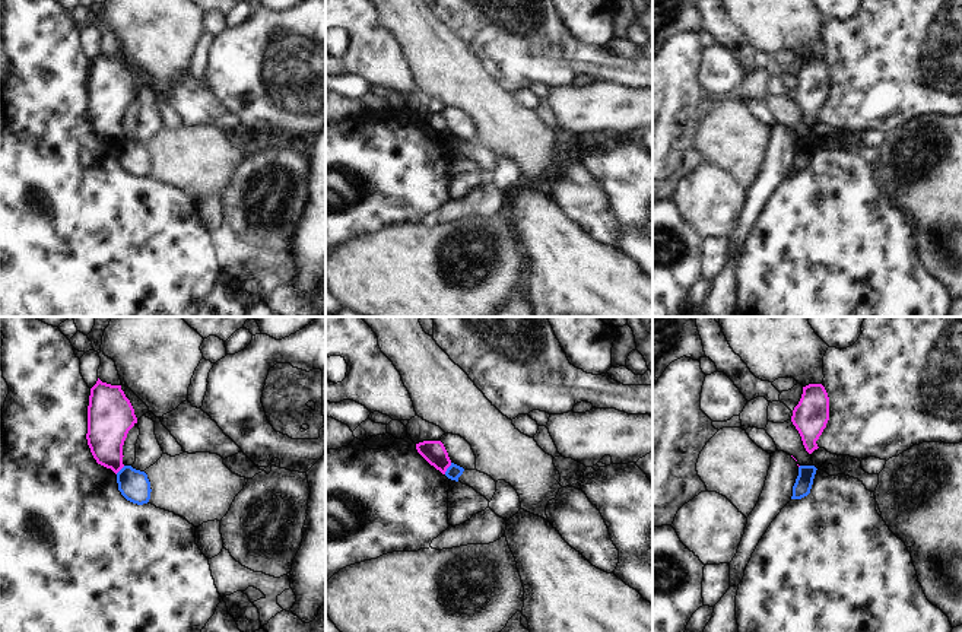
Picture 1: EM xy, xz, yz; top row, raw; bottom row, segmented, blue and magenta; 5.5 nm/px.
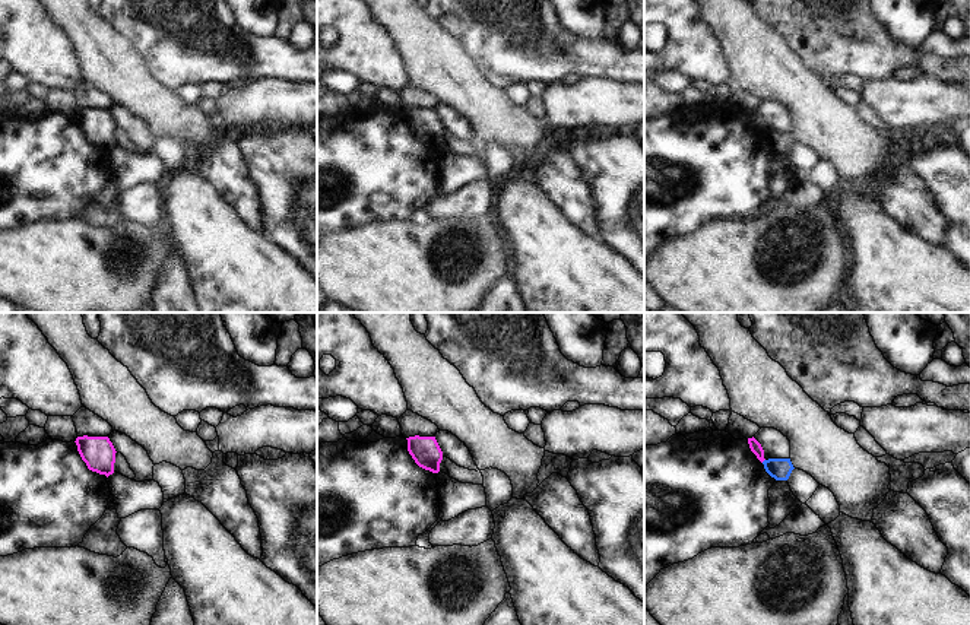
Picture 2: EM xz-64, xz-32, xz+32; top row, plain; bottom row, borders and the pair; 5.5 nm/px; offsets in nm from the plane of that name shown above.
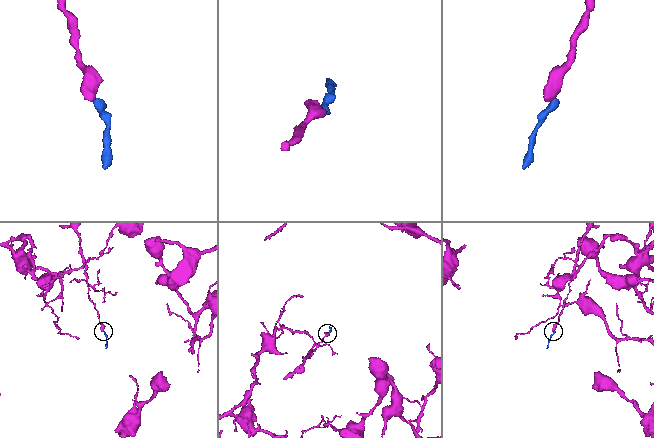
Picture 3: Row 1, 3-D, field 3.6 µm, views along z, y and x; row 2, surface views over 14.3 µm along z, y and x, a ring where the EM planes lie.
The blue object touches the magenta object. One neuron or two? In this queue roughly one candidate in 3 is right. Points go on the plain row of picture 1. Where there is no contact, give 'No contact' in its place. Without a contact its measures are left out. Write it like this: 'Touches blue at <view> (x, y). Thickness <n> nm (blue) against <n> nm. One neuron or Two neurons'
Touches blue at xz (447, 142). Thickness 80 nm (blue) against 130 nm. Two neurons.

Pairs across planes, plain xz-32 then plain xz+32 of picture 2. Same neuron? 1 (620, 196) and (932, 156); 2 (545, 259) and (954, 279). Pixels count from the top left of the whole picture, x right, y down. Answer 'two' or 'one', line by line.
1: one
2: one

